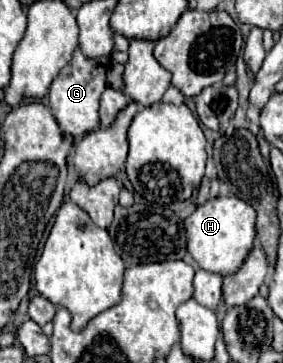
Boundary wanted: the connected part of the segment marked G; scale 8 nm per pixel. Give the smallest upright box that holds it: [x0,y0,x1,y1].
[49,48,107,136]

